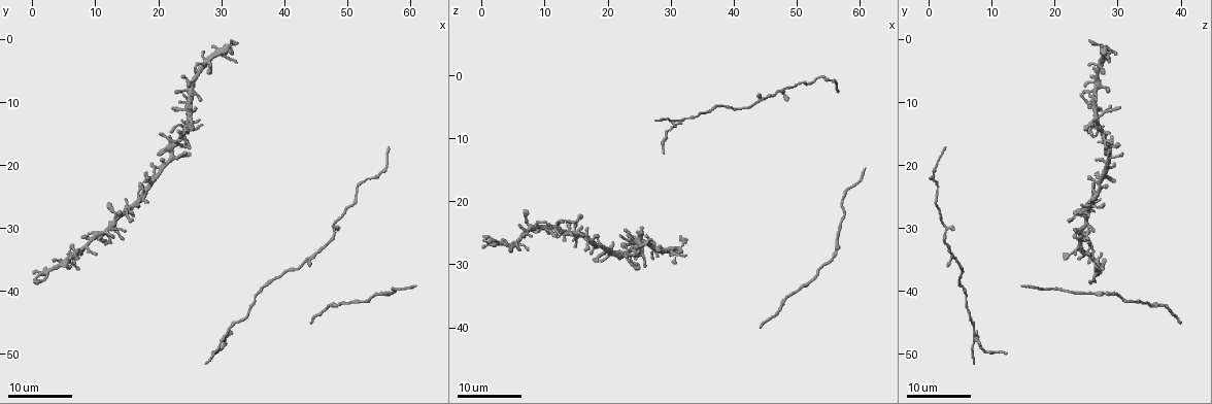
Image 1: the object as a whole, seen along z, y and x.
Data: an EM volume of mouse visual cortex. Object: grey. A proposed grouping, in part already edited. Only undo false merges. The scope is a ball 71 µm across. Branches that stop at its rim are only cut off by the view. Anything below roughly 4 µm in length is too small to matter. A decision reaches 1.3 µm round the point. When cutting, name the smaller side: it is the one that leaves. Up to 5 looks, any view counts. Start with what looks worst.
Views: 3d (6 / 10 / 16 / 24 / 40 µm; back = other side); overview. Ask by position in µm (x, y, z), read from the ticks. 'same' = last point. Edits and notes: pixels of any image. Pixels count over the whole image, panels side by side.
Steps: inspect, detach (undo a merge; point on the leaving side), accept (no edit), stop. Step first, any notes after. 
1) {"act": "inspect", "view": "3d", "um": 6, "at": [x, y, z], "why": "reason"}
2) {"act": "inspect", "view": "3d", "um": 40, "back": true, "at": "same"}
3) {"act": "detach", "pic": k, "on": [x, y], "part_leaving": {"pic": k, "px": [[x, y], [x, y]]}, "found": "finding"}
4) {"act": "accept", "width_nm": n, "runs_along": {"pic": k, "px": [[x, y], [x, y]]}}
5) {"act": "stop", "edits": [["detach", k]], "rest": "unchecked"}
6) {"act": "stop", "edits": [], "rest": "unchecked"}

{"act": "inspect", "view": "3d", "um": 24, "at": [24.5, 12.0, 26.5]}

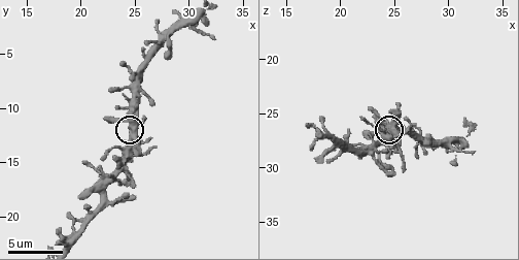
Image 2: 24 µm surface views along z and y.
{"act": "inspect", "view": "3d", "um": 6, "at": "same"}

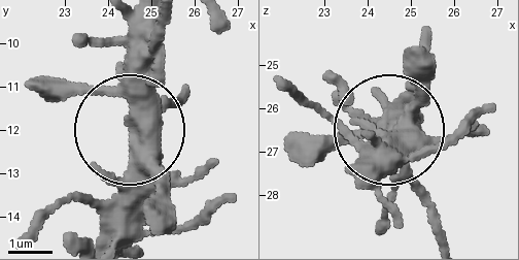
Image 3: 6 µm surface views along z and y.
{"act": "accept", "runs_along": {"pic": 3, "px": [[96, 241], [133, 134], [173, 101]]}, "found": "all the same neuron"}

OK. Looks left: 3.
{"act": "inspect", "view": "3d", "um": 16, "at": [48.0, 31.0, 2.5], "why": "a narrow waist"}

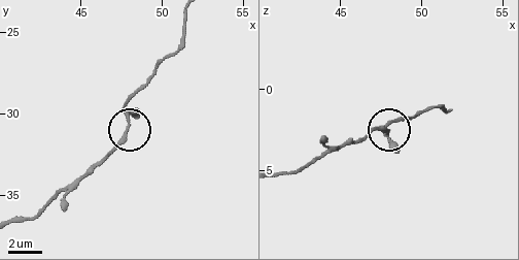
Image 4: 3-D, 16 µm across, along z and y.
{"act": "inspect", "view": "3d", "um": 10, "at": [47.8, 30.6, 2.6]}

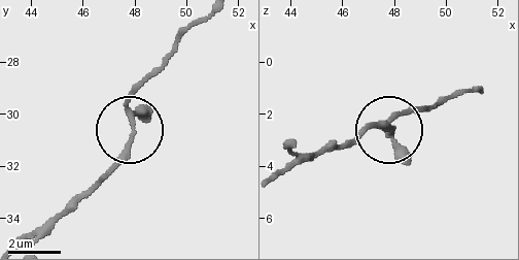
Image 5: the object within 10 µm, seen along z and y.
{"act": "accept", "arms": 3, "runs_along": {"pic": 5, "px": [[25, 241], [111, 166], [129, 139], [142, 75]]}, "found": "continuous, no second neuron"}

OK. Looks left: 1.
{"act": "inspect", "view": "3d", "um": 10, "at": [22.4, 18.4, 28.6], "why": "looks like a crossing"}

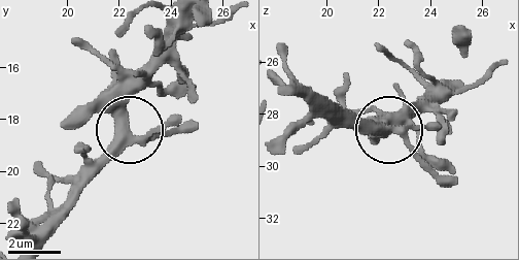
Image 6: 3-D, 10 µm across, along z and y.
{"act": "accept", "arms": 4, "found": "all the same neuron"}

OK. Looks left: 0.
{"act": "stop", "edits": [], "rest": "unchecked"}

